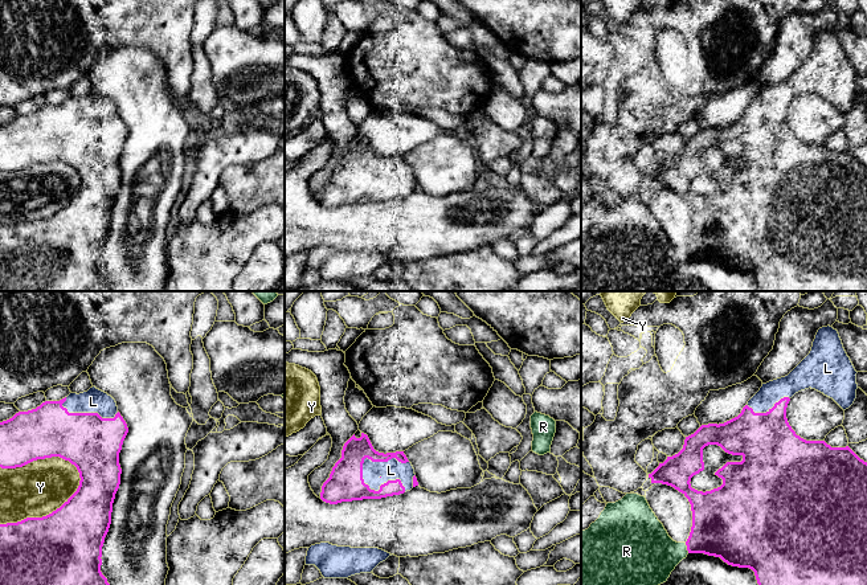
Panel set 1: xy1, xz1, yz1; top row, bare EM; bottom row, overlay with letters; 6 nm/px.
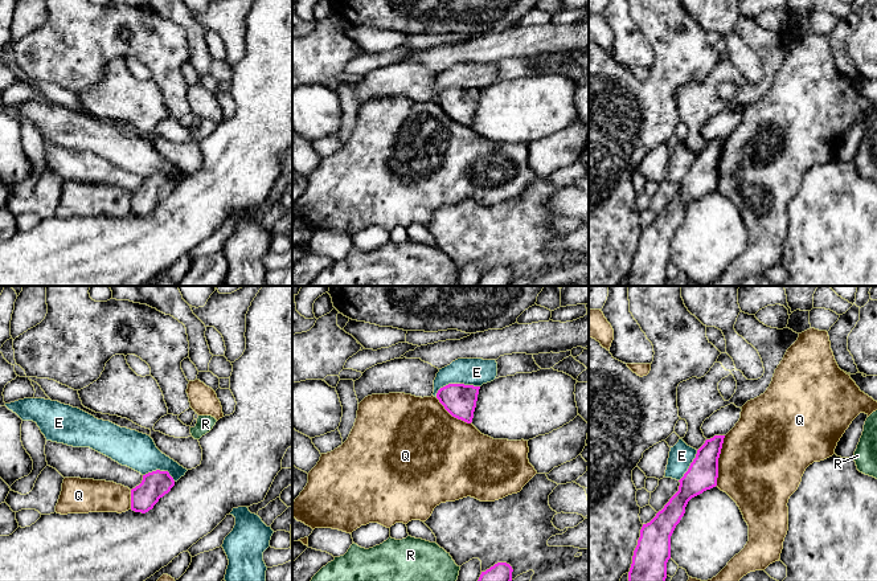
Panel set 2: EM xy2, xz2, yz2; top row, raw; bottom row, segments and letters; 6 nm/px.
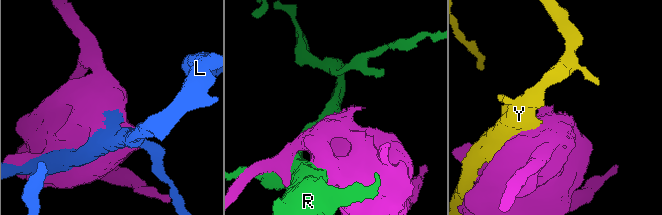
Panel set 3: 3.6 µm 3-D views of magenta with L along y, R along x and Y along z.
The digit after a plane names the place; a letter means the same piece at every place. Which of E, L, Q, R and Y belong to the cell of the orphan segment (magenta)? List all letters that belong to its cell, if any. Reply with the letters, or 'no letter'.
L

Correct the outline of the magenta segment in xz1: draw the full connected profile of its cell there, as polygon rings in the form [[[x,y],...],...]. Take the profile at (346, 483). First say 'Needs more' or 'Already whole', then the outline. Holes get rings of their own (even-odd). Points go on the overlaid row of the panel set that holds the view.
Needs more. [[[367,434],[344,443],[342,458],[323,483],[320,499],[330,504],[381,499],[418,486],[414,469],[404,451],[379,453]]]

